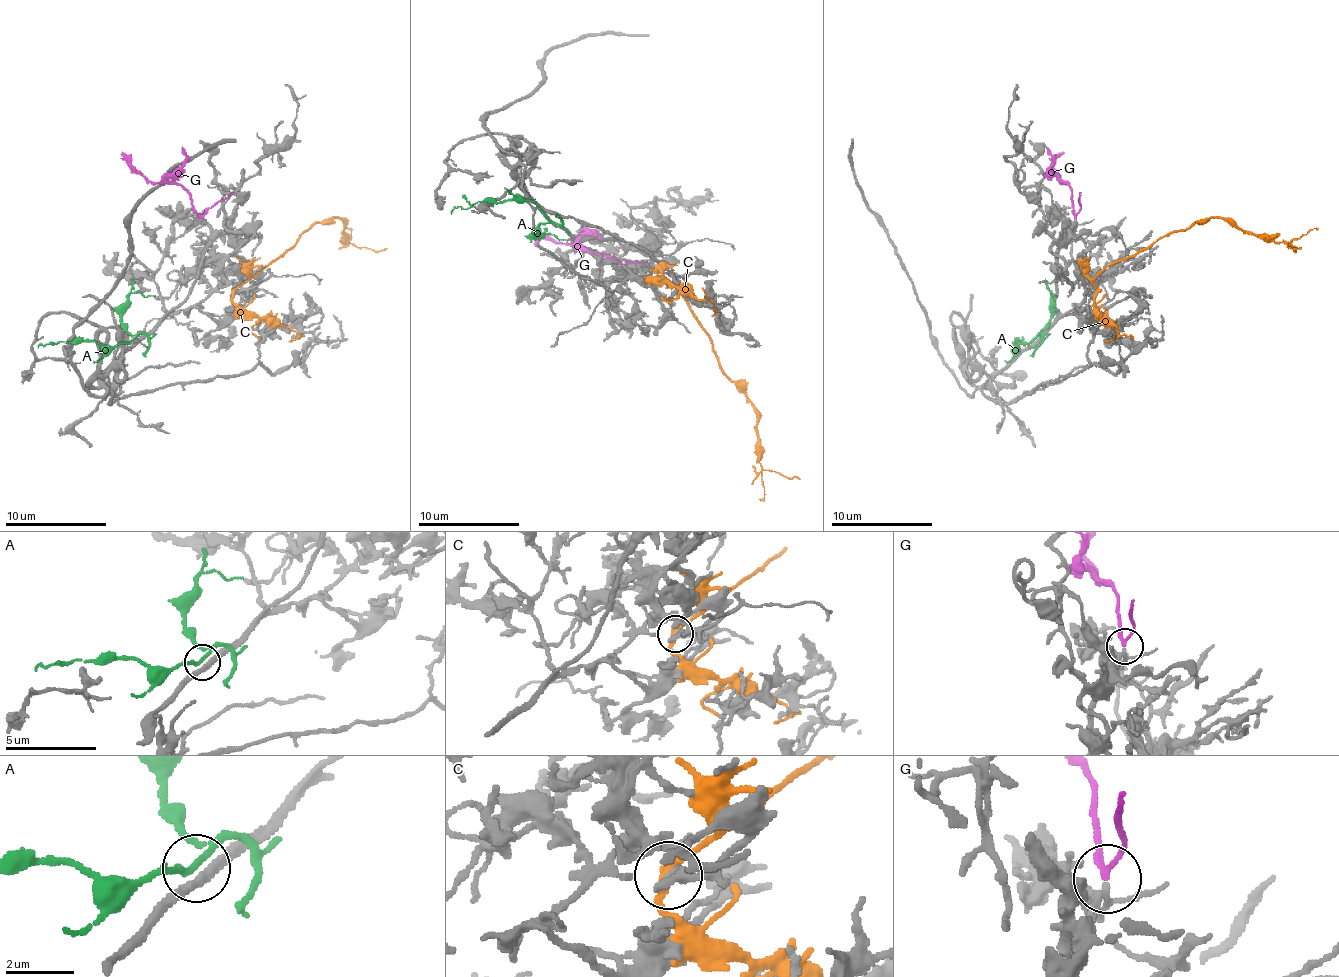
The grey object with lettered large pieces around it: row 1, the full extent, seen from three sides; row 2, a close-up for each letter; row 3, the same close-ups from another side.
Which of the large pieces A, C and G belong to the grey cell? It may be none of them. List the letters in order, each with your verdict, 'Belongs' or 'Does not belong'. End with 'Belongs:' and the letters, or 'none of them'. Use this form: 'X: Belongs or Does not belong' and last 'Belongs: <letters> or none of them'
A: Does not belong
C: Does not belong
G: Belongs
Belongs: G

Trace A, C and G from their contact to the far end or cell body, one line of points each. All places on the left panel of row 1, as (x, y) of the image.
A: (130, 342), (117, 347), (64, 342), (39, 347)
C: (235, 291), (306, 230), (331, 217), (344, 222), (347, 243), (372, 250), (387, 248)
G: (201, 217), (179, 184), (148, 182), (123, 151)

